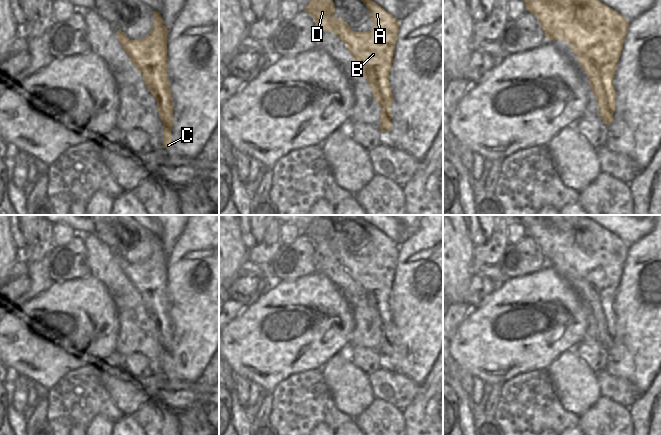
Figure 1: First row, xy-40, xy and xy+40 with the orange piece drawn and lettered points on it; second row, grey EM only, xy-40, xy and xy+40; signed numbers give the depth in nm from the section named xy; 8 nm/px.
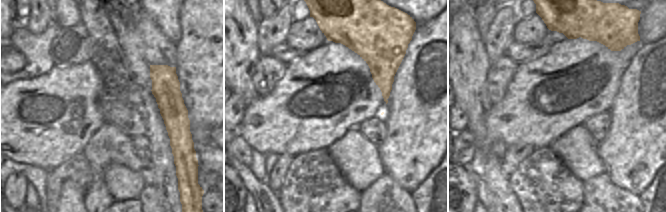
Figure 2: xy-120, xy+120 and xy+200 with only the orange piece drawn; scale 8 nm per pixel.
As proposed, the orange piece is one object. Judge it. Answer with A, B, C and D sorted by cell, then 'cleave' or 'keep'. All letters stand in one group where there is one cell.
groups A B C D; keep

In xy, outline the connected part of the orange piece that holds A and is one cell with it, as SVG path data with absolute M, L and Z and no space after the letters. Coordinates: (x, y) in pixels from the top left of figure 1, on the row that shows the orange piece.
M310 0L301 8L314 21L315 28L332 32L353 55L353 61L369 83L381 115L382 132L391 129L391 103L393 95L389 73L399 31L399 20L372 0L361 0L369 9L373 29L368 32L354 31L342 18L335 18L333 0Z

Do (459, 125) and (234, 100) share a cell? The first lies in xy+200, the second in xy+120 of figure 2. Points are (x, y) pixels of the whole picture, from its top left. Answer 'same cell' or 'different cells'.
same cell

